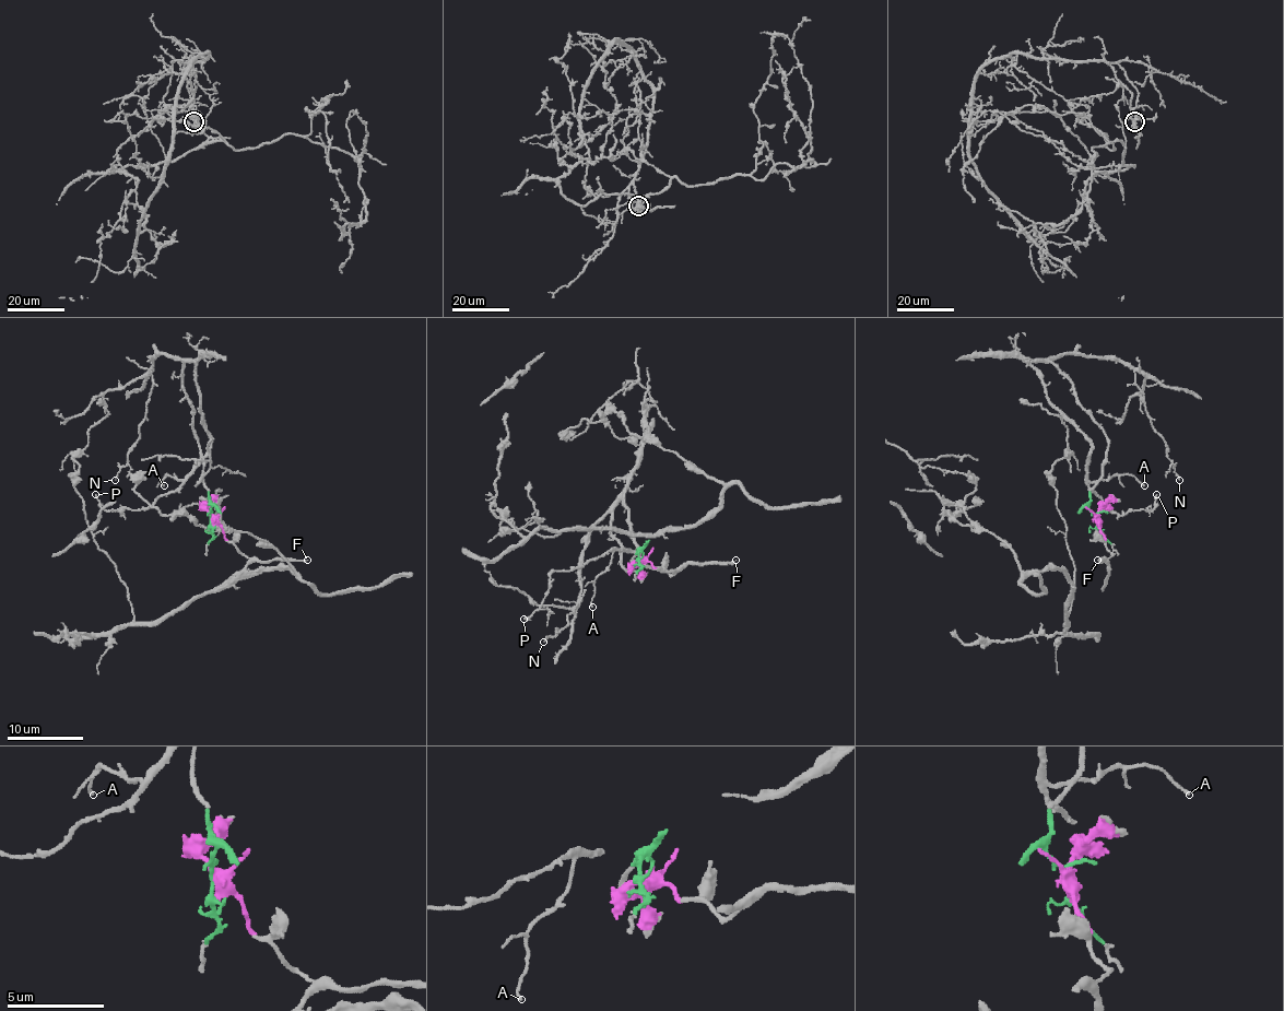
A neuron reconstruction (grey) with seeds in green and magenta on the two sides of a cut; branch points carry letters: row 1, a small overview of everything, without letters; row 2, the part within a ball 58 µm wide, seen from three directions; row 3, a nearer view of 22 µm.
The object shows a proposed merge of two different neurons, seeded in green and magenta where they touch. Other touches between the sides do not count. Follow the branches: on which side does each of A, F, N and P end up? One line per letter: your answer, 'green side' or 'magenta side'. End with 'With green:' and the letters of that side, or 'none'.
A: green side
F: magenta side
N: green side
P: green side
With green: A, N, P

